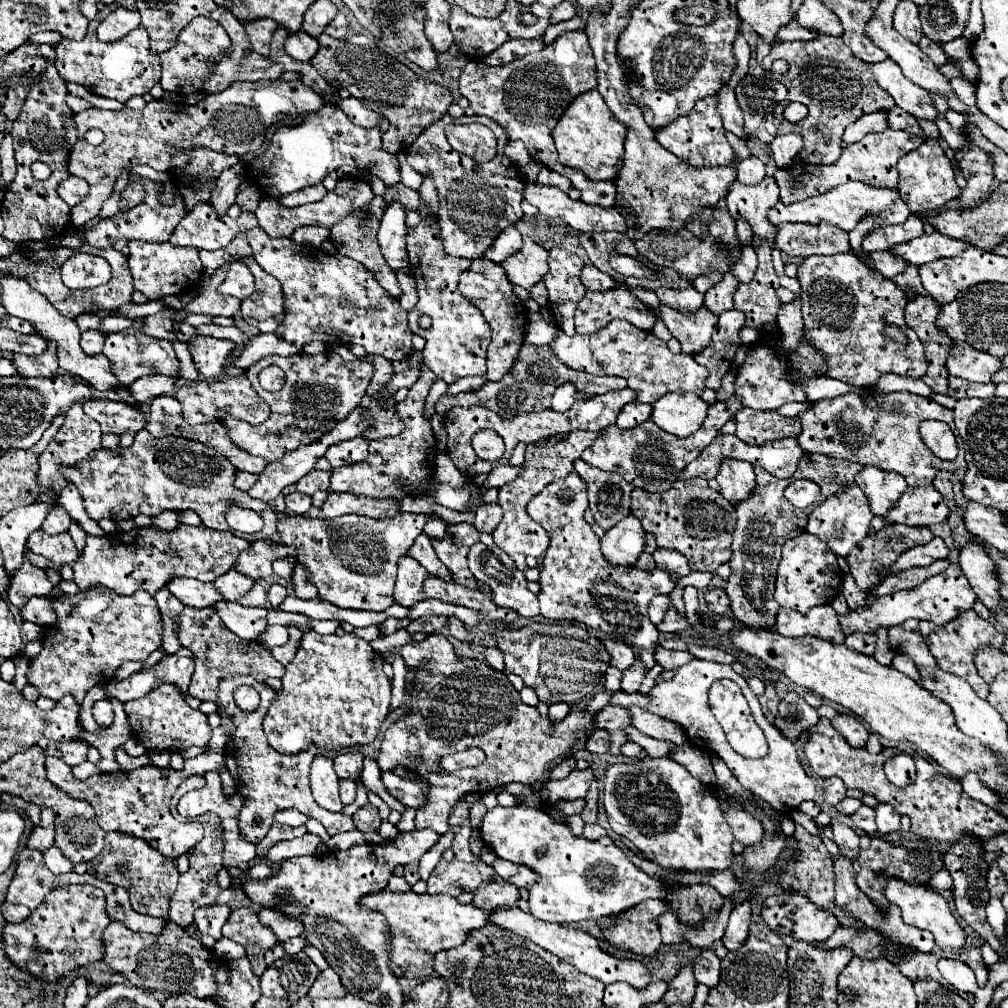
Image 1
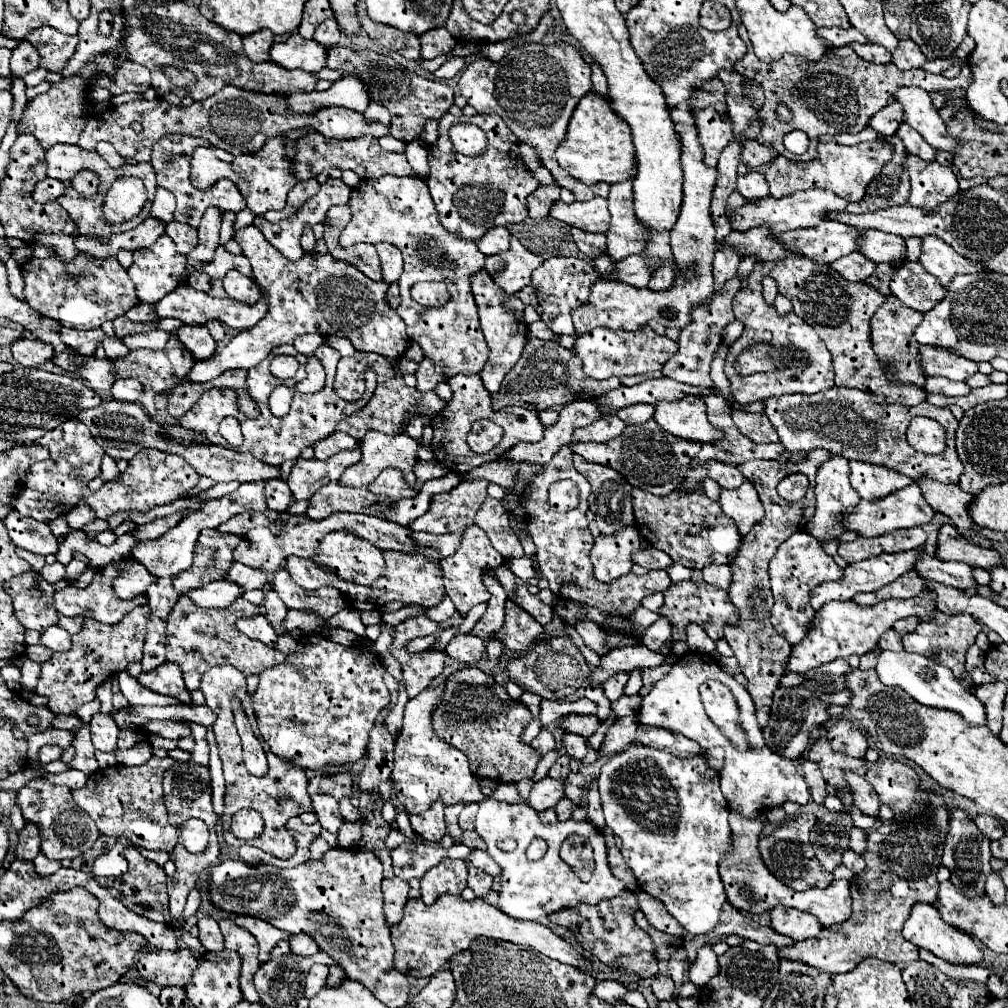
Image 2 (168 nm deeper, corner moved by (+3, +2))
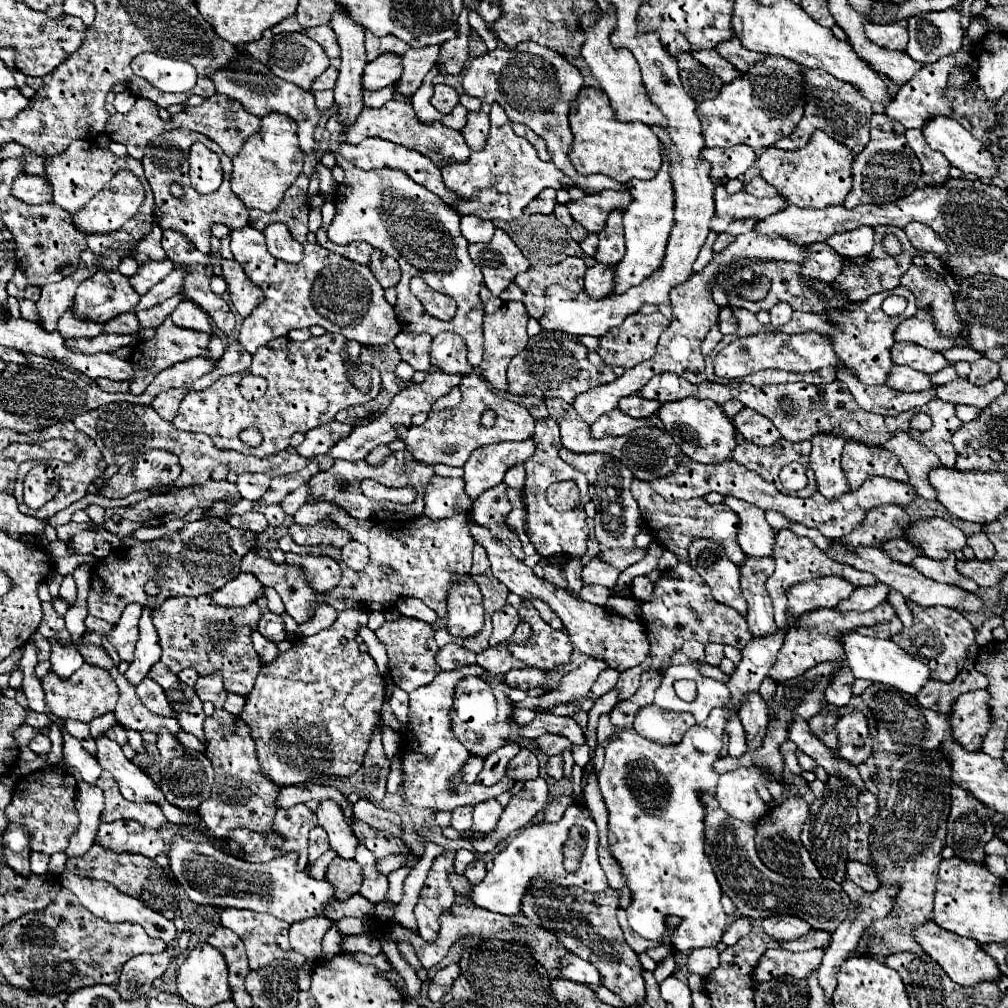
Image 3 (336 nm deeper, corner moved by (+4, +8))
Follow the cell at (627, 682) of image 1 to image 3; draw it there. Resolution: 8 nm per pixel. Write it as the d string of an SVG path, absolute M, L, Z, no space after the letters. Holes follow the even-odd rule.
M604 669L600 675L598 675L598 679L596 679L596 683L592 685L592 693L594 693L594 697L602 697L604 693L608 693L610 689L614 689L614 685L616 685L616 681L618 681L618 671L614 671L614 669Z

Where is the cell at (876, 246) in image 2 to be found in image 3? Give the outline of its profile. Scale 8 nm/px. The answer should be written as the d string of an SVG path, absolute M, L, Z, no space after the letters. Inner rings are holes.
M860 227L860 229L852 229L848 233L834 233L832 237L828 237L826 243L842 257L856 259L856 257L864 257L872 251L872 247L874 247L872 237L874 237L872 227Z

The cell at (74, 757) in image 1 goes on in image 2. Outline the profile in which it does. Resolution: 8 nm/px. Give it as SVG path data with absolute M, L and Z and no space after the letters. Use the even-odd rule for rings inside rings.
M45 745L45 747L41 747L41 751L39 751L39 761L41 761L43 765L47 765L47 763L51 763L51 761L61 759L61 755L63 755L63 749L61 749L61 747L57 747L57 745Z

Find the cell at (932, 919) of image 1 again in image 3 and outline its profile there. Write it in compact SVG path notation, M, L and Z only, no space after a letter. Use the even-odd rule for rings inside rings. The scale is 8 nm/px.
M926 921L924 925L920 925L914 931L914 937L922 945L922 949L946 971L946 975L962 987L972 987L982 981L998 981L1000 979L1000 971L996 969L996 961L992 961L992 957L986 955L980 949L980 945L972 939L960 937L956 933L948 933L946 929L938 927L934 921Z

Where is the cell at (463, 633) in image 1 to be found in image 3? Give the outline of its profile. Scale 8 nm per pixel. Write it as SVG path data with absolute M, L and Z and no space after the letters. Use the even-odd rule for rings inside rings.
M450 643L450 645L446 645L438 651L436 663L442 671L454 671L454 669L464 667L464 665L474 665L476 663L476 653Z

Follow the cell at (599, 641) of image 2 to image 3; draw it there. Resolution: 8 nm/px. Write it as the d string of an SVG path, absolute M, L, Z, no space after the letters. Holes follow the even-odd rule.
M570 557L566 567L564 567L564 573L566 573L566 579L570 583L570 589L572 589L572 595L578 597L576 591L582 589L582 581L580 581L580 573L582 573L582 559L580 557Z

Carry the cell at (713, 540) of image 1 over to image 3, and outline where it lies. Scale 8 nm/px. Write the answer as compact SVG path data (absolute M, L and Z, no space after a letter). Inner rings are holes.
M634 479L632 481L632 497L638 501L640 513L644 523L650 527L650 533L668 549L672 551L678 559L686 559L688 555L688 545L694 537L710 537L716 539L720 545L724 545L726 555L730 557L730 561L734 565L744 565L746 555L742 553L740 545L736 543L736 533L738 533L738 517L732 509L728 509L728 505L720 503L720 505L708 505L704 501L704 497L698 499L690 499L690 501L666 501L664 497L660 497L658 493L652 491L648 481L640 481Z

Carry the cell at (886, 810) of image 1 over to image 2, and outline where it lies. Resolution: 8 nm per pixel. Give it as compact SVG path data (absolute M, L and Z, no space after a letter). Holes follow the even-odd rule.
M847 773L847 783L853 791L853 805L859 807L865 815L879 819L881 801L879 801L879 795L873 791L873 787L869 787L869 783L855 773Z

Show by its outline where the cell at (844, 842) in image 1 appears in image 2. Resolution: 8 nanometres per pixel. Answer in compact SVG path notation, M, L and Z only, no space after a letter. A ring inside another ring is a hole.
M849 849L843 853L843 865L849 867L853 873L861 873L861 871L865 869L865 861L863 861L863 857L857 855L855 851L849 851Z

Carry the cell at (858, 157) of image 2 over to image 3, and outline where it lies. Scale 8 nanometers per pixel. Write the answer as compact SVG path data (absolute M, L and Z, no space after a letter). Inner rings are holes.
M818 131L812 135L810 143L804 149L798 151L784 151L778 147L770 147L762 151L758 165L760 165L760 177L768 181L772 187L778 189L782 197L786 197L796 207L830 207L830 205L842 205L852 181L852 167L854 153L832 141L824 131Z

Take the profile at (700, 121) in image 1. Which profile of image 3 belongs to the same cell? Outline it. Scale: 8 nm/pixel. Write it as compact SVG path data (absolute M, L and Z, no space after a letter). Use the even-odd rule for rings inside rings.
M766 55L764 61L758 61L758 65L748 69L748 73L742 73L740 77L736 77L736 81L724 83L724 89L714 99L702 101L696 107L696 115L702 123L702 137L706 141L706 147L734 147L740 143L750 145L754 151L772 147L774 141L788 137L804 115L802 67L796 61L788 61L786 57Z

